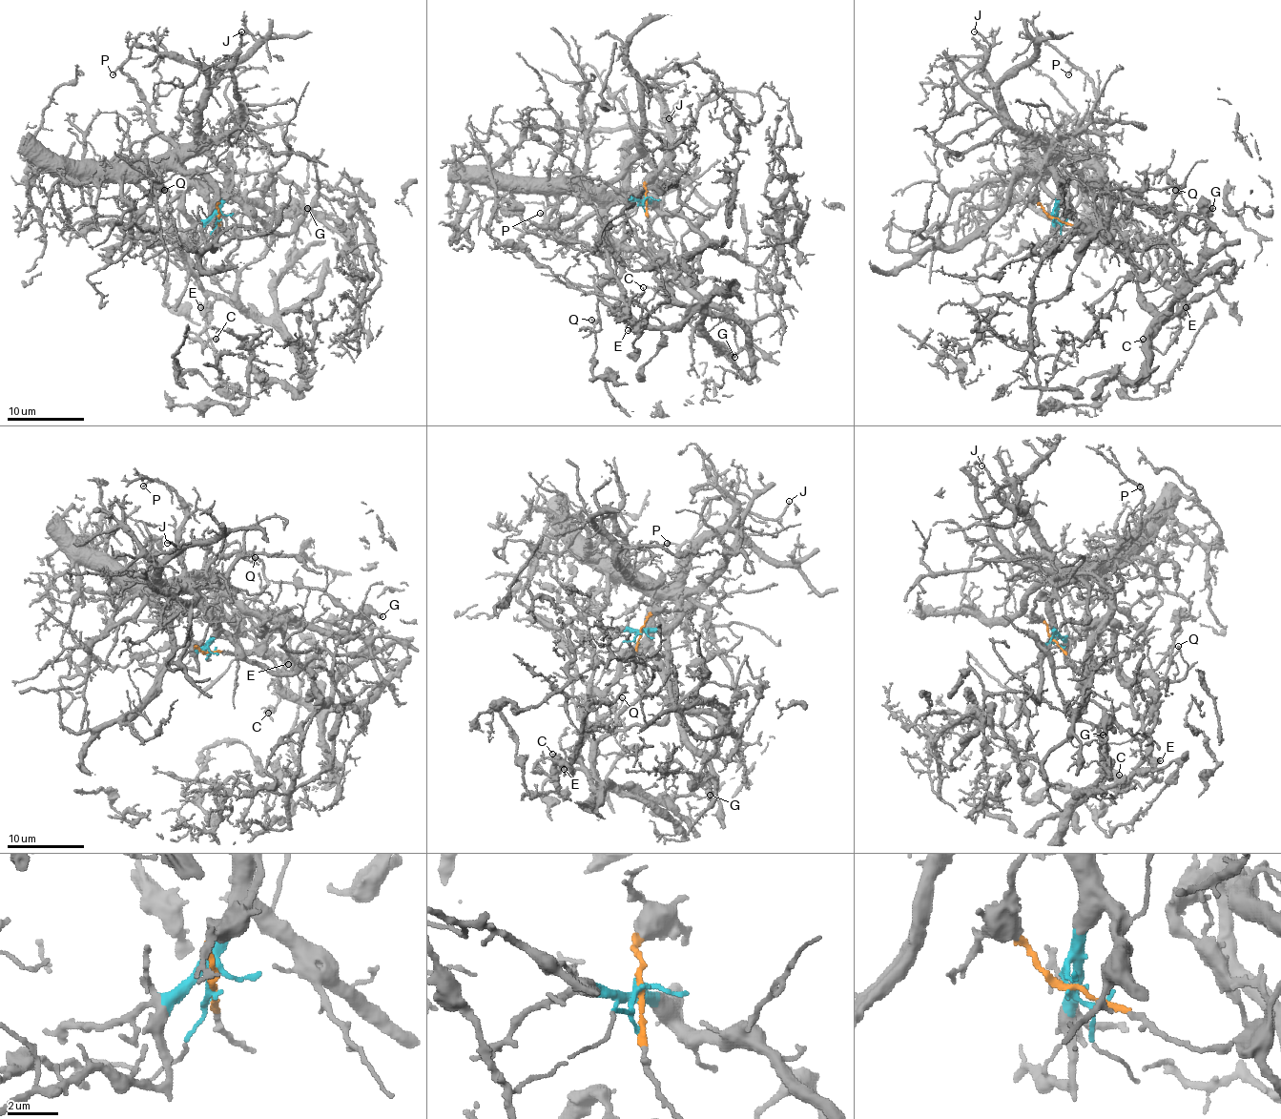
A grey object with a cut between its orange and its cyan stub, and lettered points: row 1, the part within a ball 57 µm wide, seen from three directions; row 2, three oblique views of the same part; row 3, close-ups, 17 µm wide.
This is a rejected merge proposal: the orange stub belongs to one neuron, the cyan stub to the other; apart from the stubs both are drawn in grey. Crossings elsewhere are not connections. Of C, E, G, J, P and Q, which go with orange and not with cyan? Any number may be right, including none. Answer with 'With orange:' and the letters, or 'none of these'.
With orange: C, E, G

